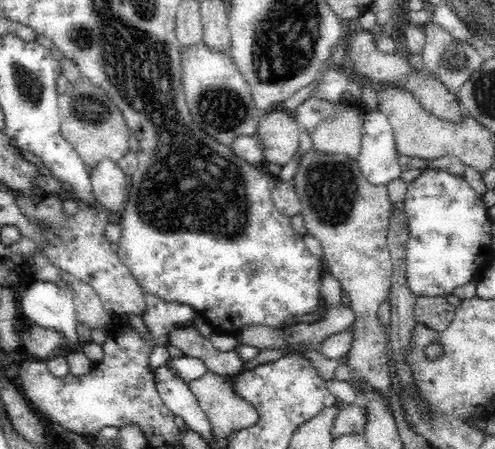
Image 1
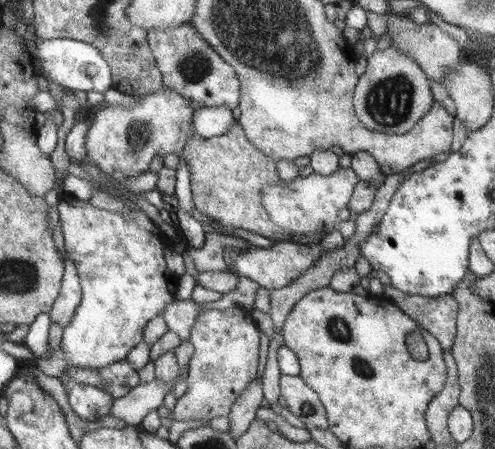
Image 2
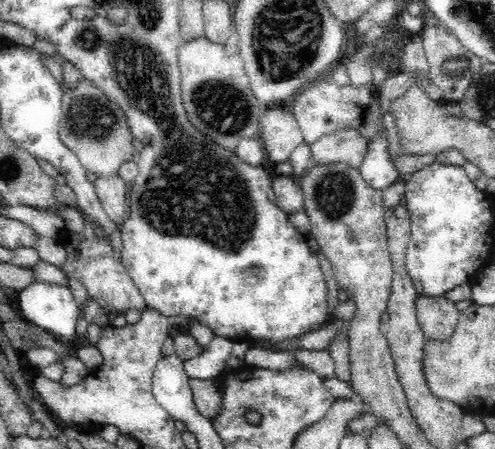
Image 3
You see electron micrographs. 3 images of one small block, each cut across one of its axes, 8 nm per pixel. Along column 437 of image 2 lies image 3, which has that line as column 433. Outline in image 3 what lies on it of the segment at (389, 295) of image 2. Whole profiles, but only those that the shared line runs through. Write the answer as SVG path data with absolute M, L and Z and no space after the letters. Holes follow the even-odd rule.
M422 296L416 302L416 310L420 328L428 342L446 344L454 338L460 320L456 302L446 296Z

